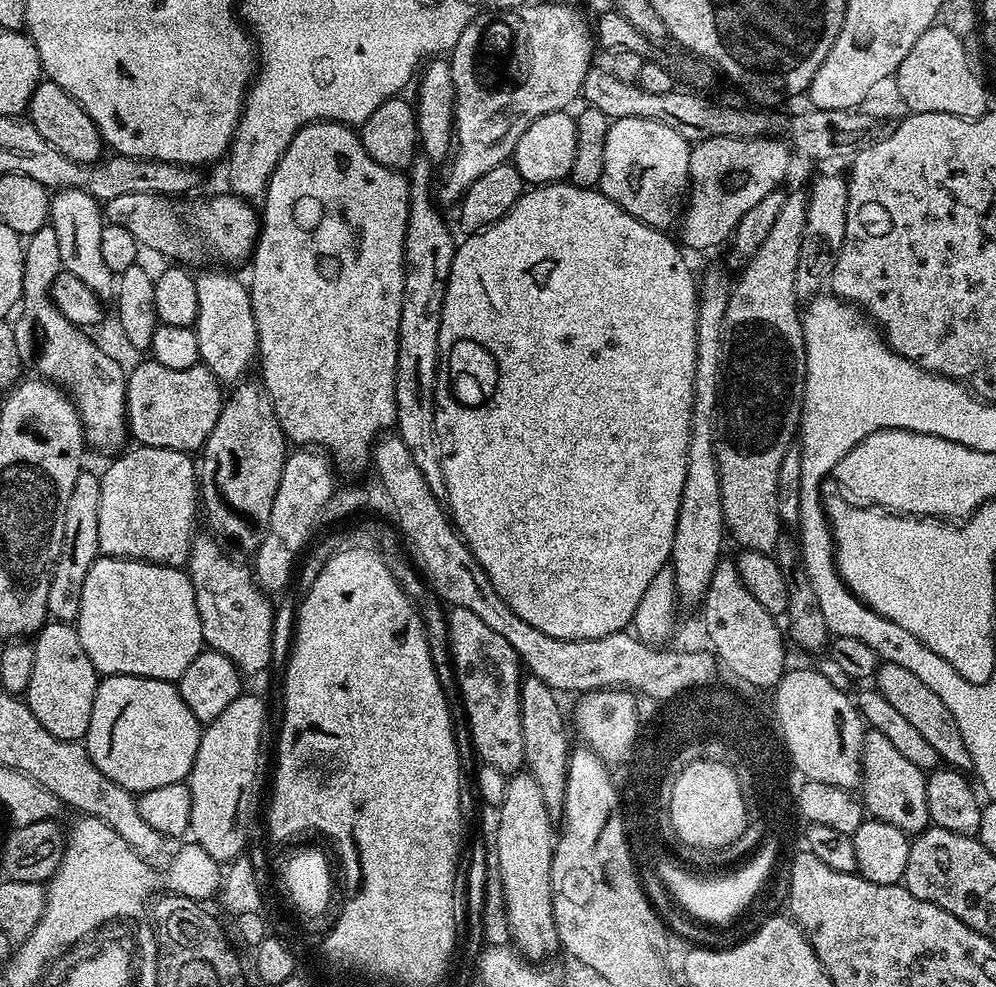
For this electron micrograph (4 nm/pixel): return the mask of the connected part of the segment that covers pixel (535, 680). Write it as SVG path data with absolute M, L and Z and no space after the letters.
M528 674L521 679L520 709L526 768L534 782L538 782L538 790L542 790L542 802L546 802L548 812L553 818L559 817L564 810L570 755L570 743L568 744L568 736L565 733L570 726L564 722L564 712L560 709L559 699L561 697L558 692L546 682L542 682L541 678Z

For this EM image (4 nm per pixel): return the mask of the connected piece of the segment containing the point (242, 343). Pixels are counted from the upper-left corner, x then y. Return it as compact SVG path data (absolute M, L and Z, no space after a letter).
M220 271L224 272L204 272L196 276L198 314L194 331L204 367L209 368L217 380L232 386L243 381L257 363L260 339L256 333L251 291L245 281L243 284L228 273L231 271Z

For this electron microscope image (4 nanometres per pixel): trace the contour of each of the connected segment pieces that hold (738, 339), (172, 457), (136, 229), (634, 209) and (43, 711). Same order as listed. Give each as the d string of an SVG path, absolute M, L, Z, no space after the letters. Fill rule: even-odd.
M788 192L782 202L782 210L778 210L778 218L774 218L774 226L770 234L762 241L762 246L754 250L754 254L747 257L744 269L740 272L736 284L731 285L728 293L729 302L726 306L723 360L720 364L719 396L715 416L716 460L718 468L718 482L722 486L722 508L725 527L745 551L773 553L782 535L782 525L778 514L778 469L782 467L782 458L786 458L786 450L793 447L798 436L800 426L800 410L804 406L804 375L806 374L806 354L804 353L804 326L802 310L798 305L795 292L795 270L798 268L798 252L802 245L803 230L806 225L808 206L808 192Z
M132 446L129 452L123 452L100 476L102 502L98 502L98 542L101 553L118 560L143 560L183 569L188 563L192 538L197 531L198 468L193 457L169 448L143 446Z
M118 194L110 198L103 205L102 211L104 219L114 226L122 226L122 230L130 230L134 238L140 244L141 249L157 252L160 256L177 256L177 261L185 265L192 266L192 263L200 264L204 256L217 256L221 260L221 265L240 264L249 259L256 250L256 241L260 235L261 217L252 209L251 203L237 198L231 194L225 196L212 196L209 200L200 200L197 204L192 204L184 212L184 220L176 217L176 212L170 205L166 204L165 197L152 194Z
M626 117L612 120L606 134L606 155L598 188L626 214L638 218L651 228L668 230L681 219L682 209L690 191L690 158L692 148L688 140L668 125L650 118Z
M45 623L34 637L34 670L26 693L28 709L54 738L83 741L88 735L98 673L72 624Z

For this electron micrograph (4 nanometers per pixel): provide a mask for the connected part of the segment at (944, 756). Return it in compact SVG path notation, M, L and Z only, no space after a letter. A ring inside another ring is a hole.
M881 663L876 669L874 687L882 694L882 698L886 698L886 702L890 702L890 706L894 706L894 710L898 710L898 714L902 714L902 718L907 718L913 724L914 730L918 730L918 734L922 734L926 742L930 742L932 749L940 755L941 761L947 767L965 774L972 772L970 750L966 750L966 741L958 731L958 722L954 722L954 714L950 714L942 698L938 698L938 694L934 694L934 690L930 690L930 686L922 682L922 678L916 677L902 666Z

